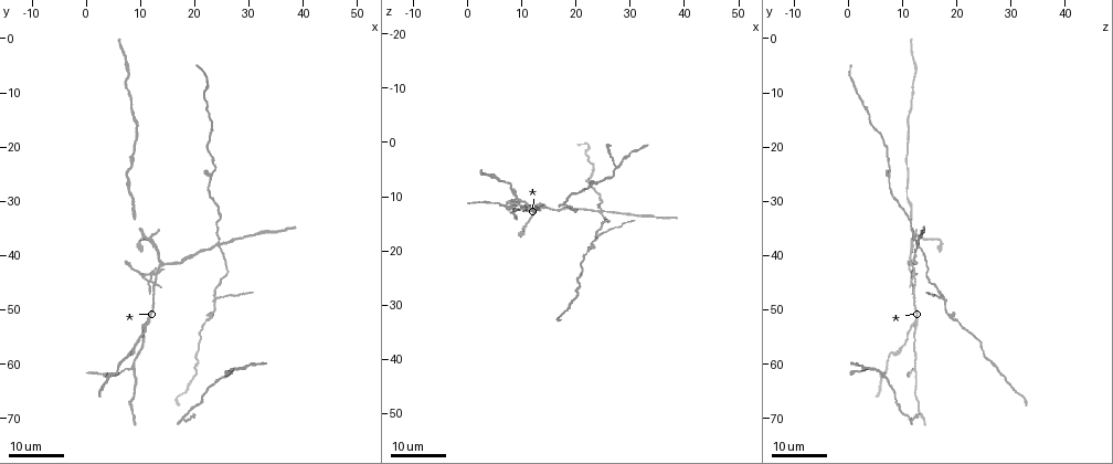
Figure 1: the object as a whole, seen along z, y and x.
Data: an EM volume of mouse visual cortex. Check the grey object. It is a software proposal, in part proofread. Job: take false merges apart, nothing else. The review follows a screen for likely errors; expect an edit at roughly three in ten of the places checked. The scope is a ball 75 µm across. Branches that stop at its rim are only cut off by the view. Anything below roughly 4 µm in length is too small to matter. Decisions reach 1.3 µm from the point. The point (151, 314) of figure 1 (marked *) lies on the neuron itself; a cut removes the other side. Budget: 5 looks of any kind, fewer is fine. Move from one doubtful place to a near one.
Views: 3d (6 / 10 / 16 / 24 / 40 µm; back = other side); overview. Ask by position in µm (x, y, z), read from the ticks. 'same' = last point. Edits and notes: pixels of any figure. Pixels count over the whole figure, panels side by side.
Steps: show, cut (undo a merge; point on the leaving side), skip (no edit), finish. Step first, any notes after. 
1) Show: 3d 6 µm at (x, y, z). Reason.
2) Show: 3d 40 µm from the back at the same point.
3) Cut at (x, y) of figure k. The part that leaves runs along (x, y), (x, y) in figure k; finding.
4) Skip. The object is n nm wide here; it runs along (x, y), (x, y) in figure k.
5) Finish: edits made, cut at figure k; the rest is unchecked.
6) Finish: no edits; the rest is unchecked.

Show: 3d 16 µm at (8.5, 61.0, 12.5). Three arms meet.

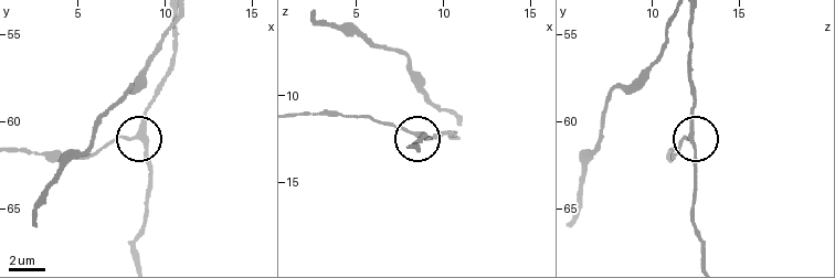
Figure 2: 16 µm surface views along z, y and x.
Show: 3d 10 µm at (8.5, 60.8, 12.2).

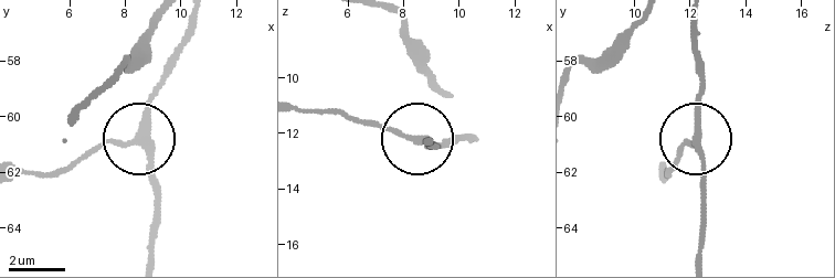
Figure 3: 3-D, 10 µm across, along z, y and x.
Skip. The side arm is 9 µm long; it runs along (694, 18), (701, 125), (675, 158) in figure 3; continuous, no second neuron.

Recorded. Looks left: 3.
Show: 3d 16 µm at (11.0, 53.0, 12.0). Two arms in line, one across.

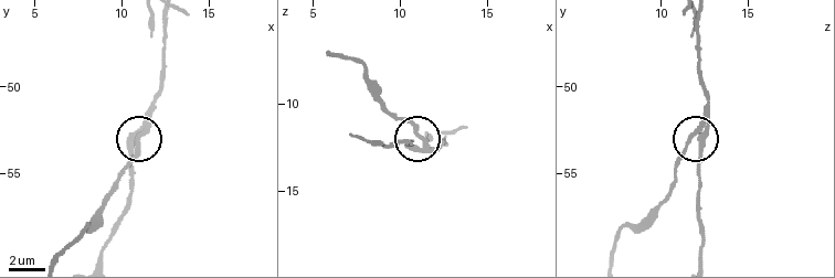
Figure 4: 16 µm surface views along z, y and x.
Show: 3d 10 µm at (11.0, 52.7, 11.9). Closer look.

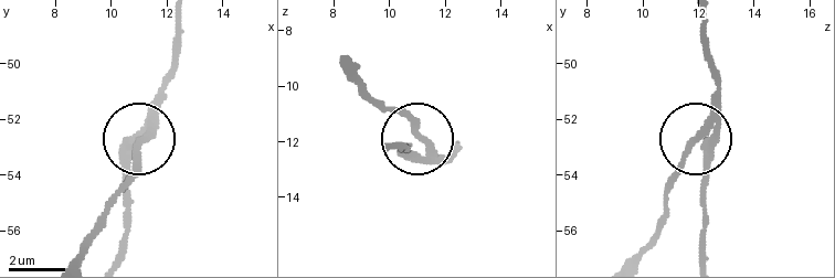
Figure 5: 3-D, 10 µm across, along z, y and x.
Cut at (140, 156) of figure 5. The part that leaves runs along (154, 124), (82, 257) in figure 5; two neurons meet here.

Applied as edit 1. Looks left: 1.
Finish: edits made, cut at figure 5; the rest is unchecked.

